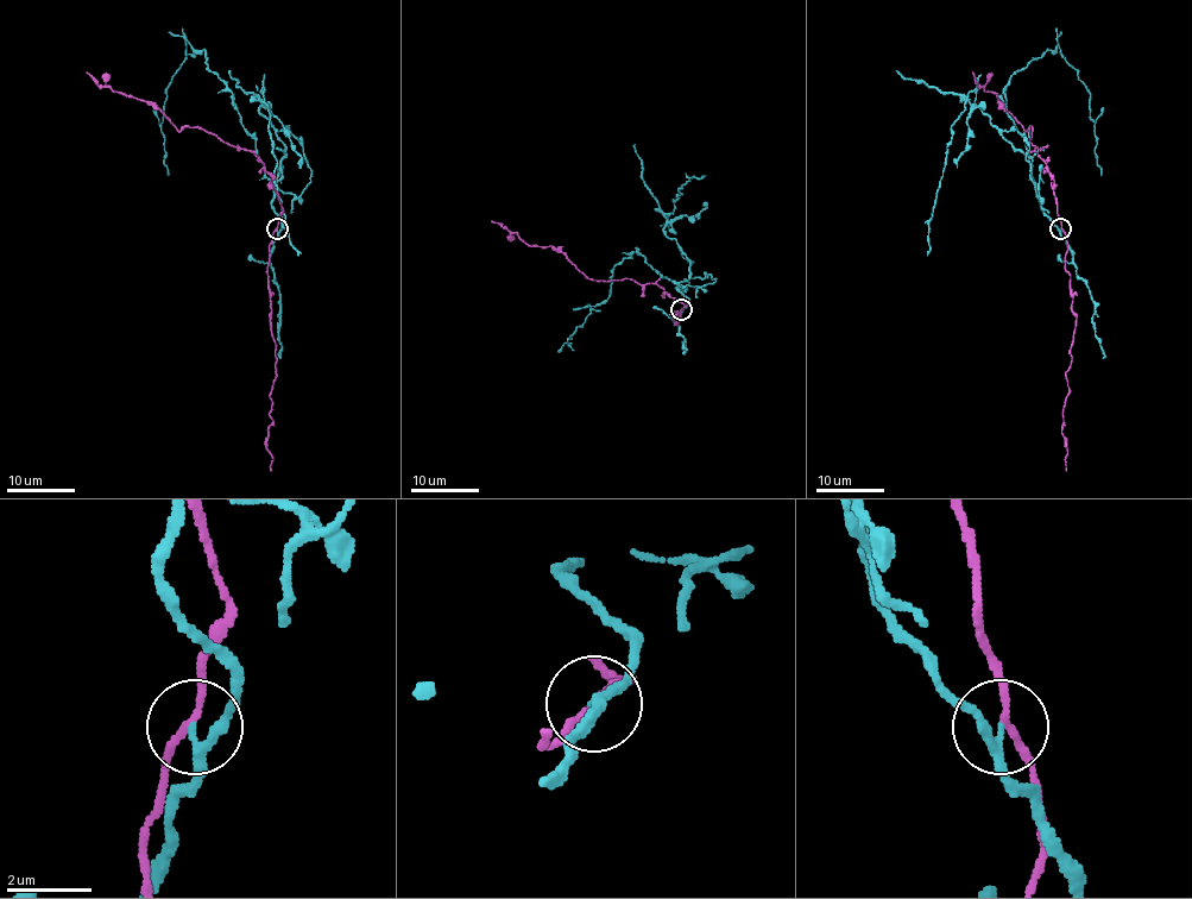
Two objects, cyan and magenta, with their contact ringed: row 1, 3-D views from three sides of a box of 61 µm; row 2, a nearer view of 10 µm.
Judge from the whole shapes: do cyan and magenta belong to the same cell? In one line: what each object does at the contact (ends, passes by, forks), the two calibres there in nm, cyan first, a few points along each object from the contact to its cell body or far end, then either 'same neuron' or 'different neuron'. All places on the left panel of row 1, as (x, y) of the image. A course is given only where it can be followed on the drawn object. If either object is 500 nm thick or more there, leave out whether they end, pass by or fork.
cyan passes by; magenta passes by; 190 nm thick on the cyan side, 150 nm on the other; cyan runs (277, 230), (273, 183), (232, 89), (209, 69), (206, 52), (187, 42), (166, 87), (169, 175); magenta runs (277, 227), (281, 202), (257, 156), (202, 129), (178, 131), (157, 107), (101, 87), (87, 71); different neuron

